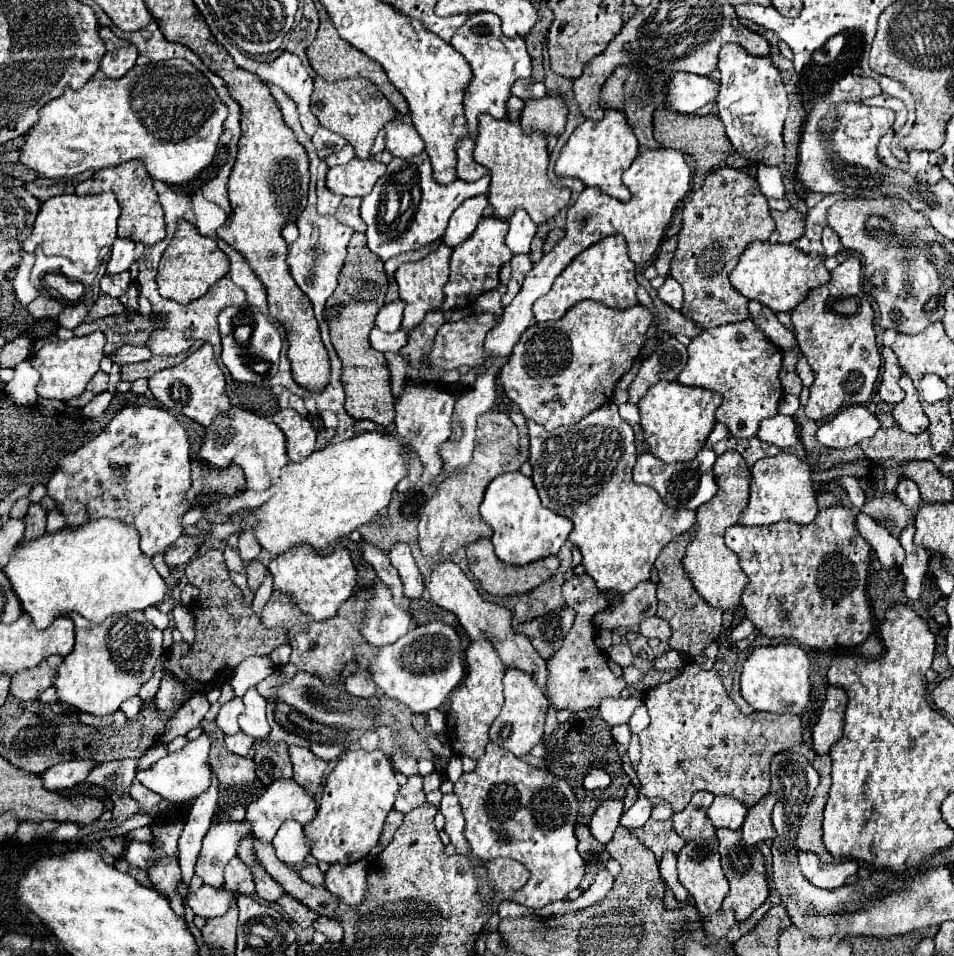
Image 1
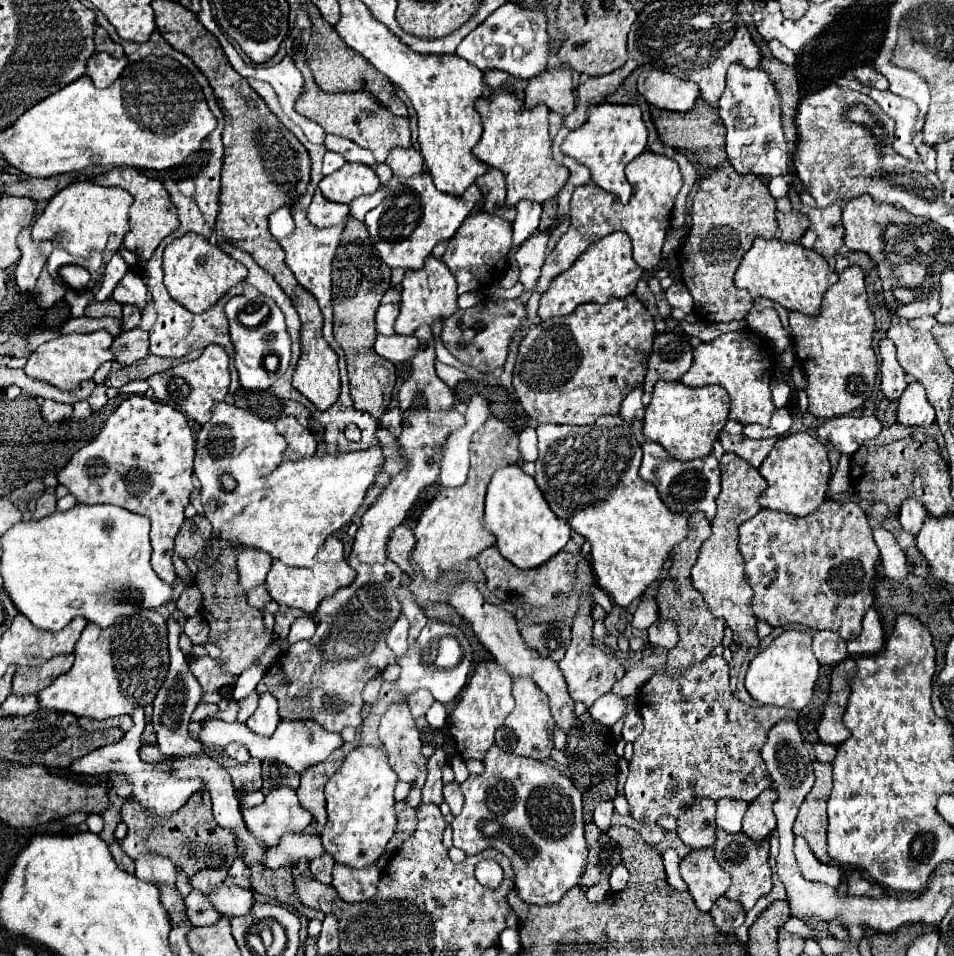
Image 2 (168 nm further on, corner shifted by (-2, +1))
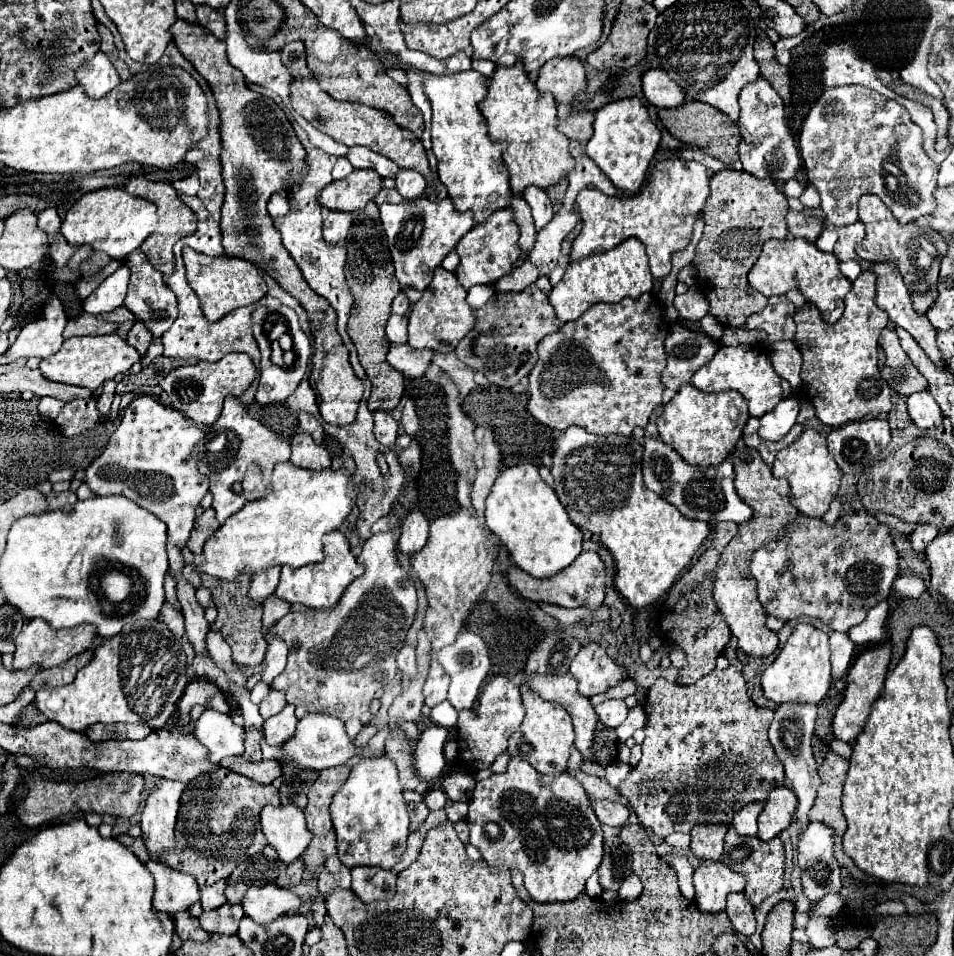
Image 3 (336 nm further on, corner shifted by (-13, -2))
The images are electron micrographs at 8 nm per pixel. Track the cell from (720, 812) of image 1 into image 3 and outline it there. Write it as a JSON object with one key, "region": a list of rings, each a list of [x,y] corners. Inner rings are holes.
{"region":[[[751,802],[747,806],[743,806],[743,810],[739,810],[733,816],[731,826],[741,834],[741,836],[755,836],[757,834],[757,816],[763,810],[763,802]]]}

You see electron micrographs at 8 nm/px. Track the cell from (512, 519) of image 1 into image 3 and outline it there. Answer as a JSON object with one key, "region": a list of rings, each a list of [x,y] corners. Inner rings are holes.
{"region":[[[527,462],[497,476],[487,496],[485,524],[507,548],[511,562],[535,578],[547,578],[567,568],[579,556],[583,544],[581,530],[571,524],[553,488],[541,480],[537,466]]]}

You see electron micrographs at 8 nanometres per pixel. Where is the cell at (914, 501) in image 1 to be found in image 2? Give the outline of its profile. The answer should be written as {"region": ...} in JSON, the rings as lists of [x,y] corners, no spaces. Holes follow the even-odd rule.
{"region":[[[908,497],[908,499],[904,501],[900,513],[898,513],[898,519],[900,519],[900,525],[904,527],[904,531],[916,535],[916,533],[920,531],[922,523],[924,523],[926,515],[928,515],[928,513],[924,511],[924,507],[922,507],[914,497]]]}

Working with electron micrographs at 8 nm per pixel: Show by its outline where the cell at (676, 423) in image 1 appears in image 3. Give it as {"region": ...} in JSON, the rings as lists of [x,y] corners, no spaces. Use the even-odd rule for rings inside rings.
{"region":[[[691,384],[679,388],[679,392],[663,406],[657,418],[657,430],[661,440],[675,448],[685,462],[693,466],[717,466],[735,448],[737,440],[743,436],[743,426],[749,420],[747,402],[739,392],[719,392],[707,394]]]}

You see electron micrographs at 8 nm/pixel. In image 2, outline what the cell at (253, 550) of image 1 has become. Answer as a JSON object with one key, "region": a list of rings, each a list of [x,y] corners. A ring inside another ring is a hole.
{"region":[[[244,549],[238,553],[238,575],[240,575],[240,585],[244,591],[264,585],[266,573],[270,571],[272,557],[264,551],[258,549]]]}

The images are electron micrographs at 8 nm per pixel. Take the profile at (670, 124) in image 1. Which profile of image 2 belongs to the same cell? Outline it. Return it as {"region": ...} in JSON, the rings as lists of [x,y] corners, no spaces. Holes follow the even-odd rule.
{"region":[[[696,101],[696,105],[692,107],[692,111],[686,113],[674,113],[674,111],[662,111],[652,107],[652,121],[658,129],[658,137],[662,139],[662,143],[676,147],[676,149],[686,149],[692,153],[700,153],[700,165],[708,165],[708,167],[720,167],[726,161],[726,127],[718,115],[718,109],[704,103],[704,101]]]}

